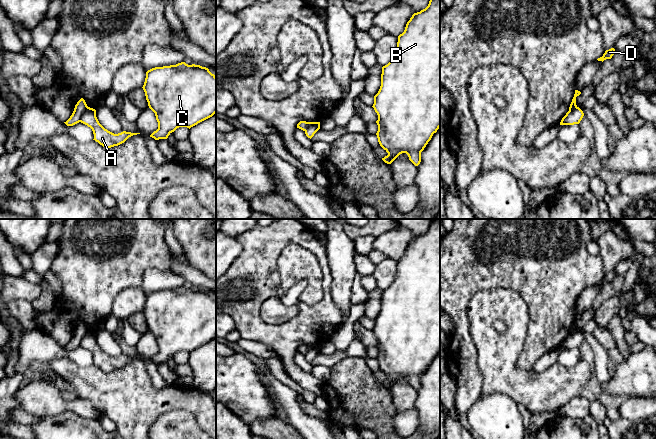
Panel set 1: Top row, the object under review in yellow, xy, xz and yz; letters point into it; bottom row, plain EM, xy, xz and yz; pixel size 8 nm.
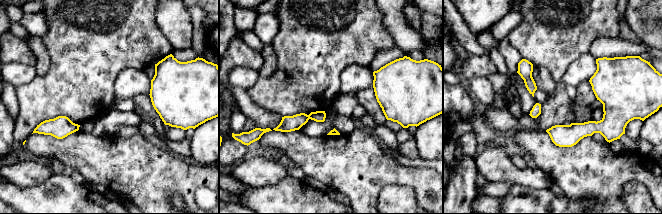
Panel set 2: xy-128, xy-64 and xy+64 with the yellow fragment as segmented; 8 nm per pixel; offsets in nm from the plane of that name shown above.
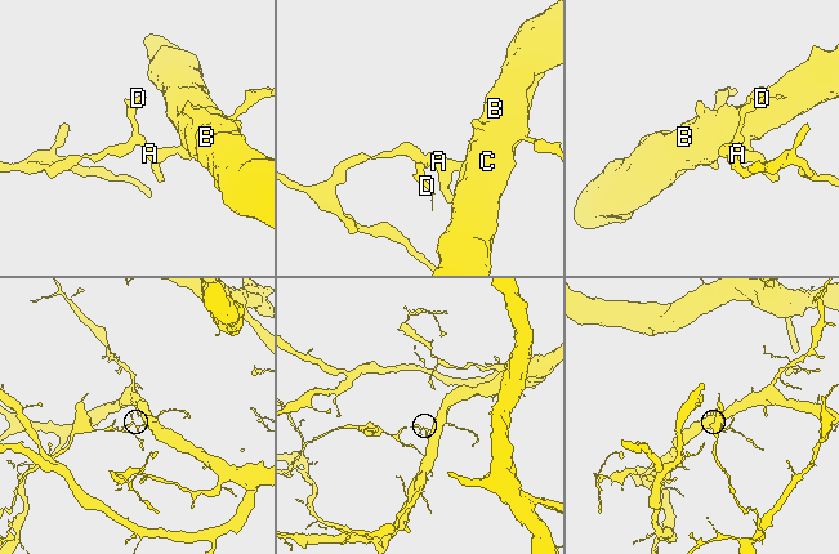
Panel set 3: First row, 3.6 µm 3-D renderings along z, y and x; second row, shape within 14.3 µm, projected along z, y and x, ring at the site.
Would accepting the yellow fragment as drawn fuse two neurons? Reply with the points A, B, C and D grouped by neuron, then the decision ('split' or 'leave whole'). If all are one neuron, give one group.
A B C / D; split

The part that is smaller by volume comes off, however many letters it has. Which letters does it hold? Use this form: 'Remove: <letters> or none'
Remove: D

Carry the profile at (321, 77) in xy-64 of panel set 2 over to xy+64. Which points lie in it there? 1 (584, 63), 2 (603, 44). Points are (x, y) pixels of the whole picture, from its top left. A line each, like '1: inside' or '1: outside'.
1: outside
2: outside

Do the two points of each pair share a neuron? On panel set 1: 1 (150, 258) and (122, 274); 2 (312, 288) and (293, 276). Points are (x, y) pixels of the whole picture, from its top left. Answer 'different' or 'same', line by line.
1: same
2: same

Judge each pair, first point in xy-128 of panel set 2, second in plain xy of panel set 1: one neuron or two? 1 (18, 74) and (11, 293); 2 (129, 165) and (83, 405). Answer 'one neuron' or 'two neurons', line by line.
1: two neurons
2: two neurons

